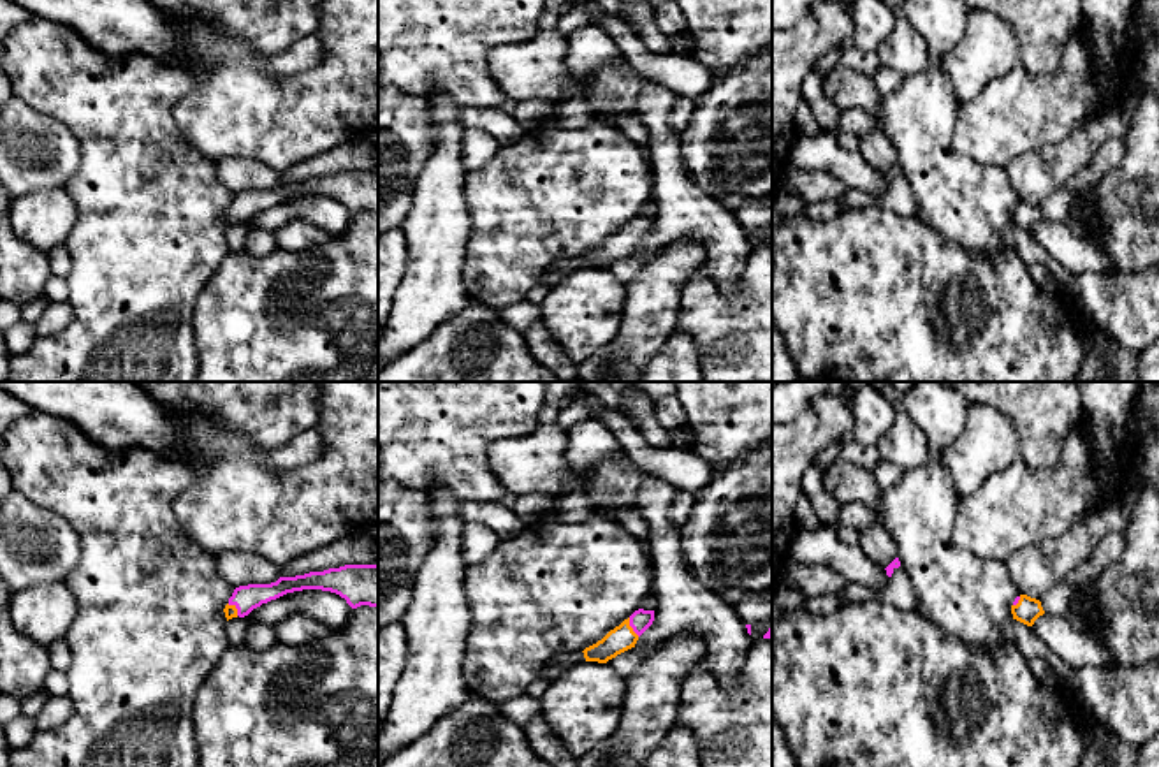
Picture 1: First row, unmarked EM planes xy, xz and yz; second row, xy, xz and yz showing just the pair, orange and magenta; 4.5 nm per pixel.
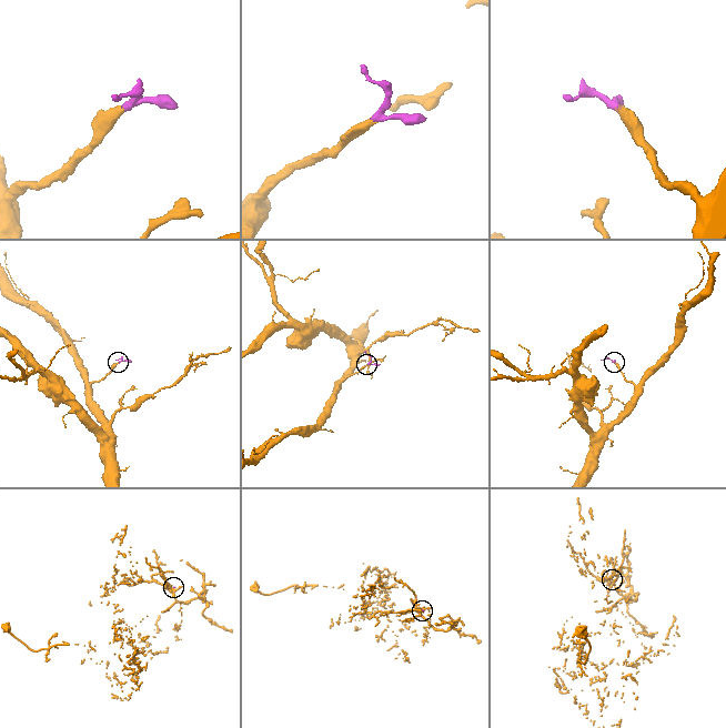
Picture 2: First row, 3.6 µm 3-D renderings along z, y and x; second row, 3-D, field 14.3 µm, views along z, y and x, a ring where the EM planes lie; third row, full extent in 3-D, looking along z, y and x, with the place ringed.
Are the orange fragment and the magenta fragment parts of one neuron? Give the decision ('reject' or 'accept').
accept

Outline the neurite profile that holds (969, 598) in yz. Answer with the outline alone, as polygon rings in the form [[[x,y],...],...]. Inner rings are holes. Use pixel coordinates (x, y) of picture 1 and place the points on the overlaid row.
[[[932,454],[925,464],[904,470],[897,484],[883,489],[876,510],[855,500],[841,505],[837,522],[856,531],[881,522],[895,540],[897,558],[916,596],[916,610],[944,635],[973,649],[1002,649],[1010,646],[1002,637],[1002,628],[1013,619],[1011,605],[1022,593],[1010,577],[1006,561],[978,558],[955,545],[957,501],[948,470],[939,454]]]

